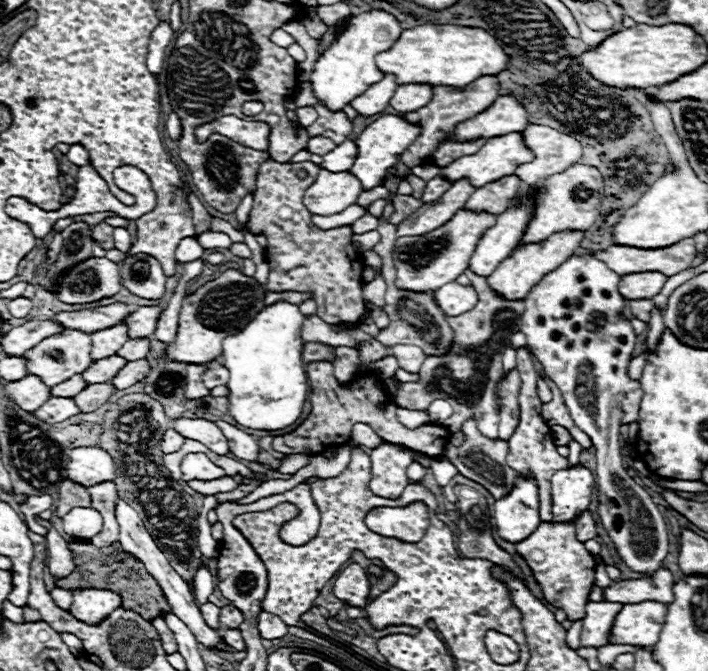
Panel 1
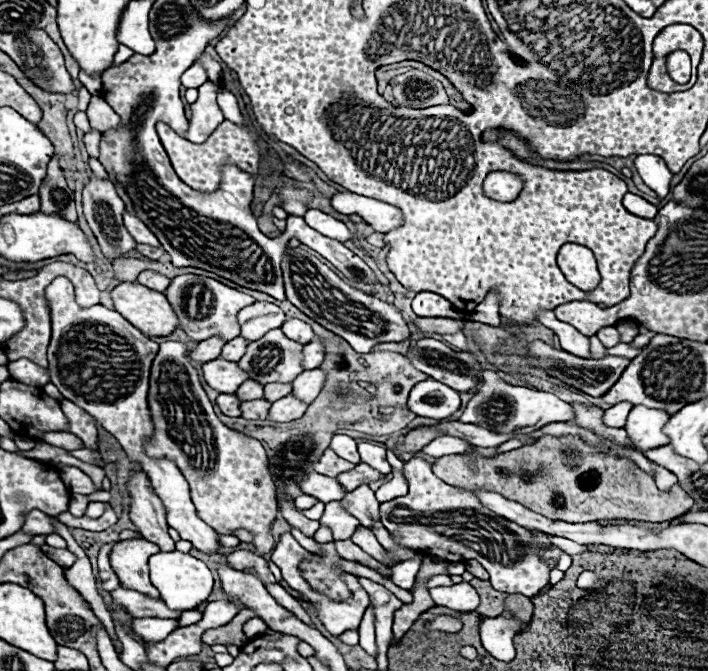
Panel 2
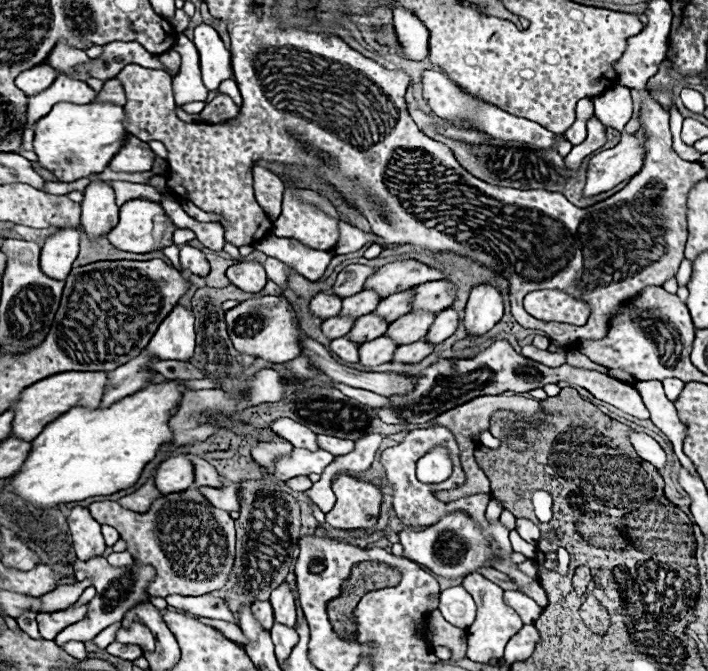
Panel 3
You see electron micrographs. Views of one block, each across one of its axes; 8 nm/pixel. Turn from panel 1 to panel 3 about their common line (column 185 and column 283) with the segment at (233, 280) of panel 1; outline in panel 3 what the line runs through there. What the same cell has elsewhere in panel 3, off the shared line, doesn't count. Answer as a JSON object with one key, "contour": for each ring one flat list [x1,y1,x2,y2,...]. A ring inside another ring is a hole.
{"contour":[[262,296,254,300,240,302,236,308,224,314,228,336,234,348,242,354,250,354,262,358,272,364,284,364,300,356,300,340,298,340,298,318,292,304,280,296]]}

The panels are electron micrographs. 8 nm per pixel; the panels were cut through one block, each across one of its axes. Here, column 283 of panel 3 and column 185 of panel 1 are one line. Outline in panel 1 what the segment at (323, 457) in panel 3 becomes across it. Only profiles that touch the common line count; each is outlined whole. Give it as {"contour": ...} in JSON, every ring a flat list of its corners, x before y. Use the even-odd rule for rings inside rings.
{"contour":[[188,454,182,462,182,480,218,480,226,476,226,472,216,466,206,454]]}

